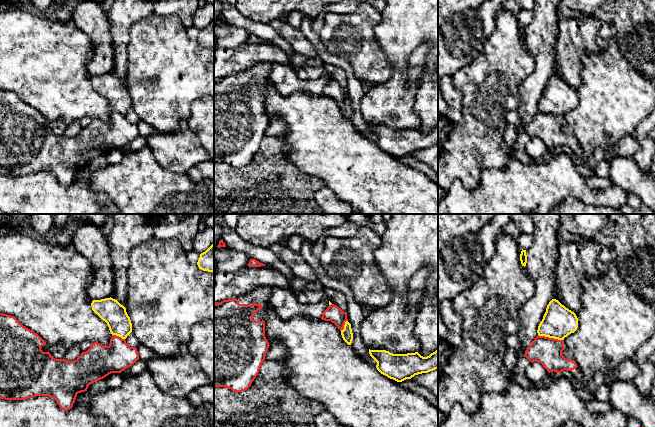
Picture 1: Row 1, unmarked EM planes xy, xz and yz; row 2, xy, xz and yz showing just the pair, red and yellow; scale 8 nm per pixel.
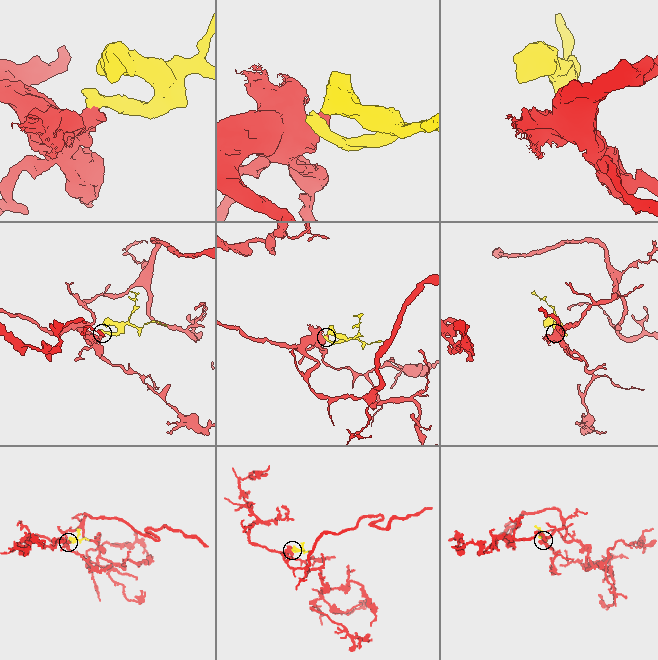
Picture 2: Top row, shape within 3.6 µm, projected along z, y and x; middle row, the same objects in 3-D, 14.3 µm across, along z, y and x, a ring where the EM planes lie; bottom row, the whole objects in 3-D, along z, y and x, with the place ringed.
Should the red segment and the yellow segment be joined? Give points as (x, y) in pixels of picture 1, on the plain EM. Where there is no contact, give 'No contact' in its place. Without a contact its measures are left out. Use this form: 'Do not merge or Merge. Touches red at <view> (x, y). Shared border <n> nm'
Do not merge. Touches red at yz (550, 114). Shared border 200 nm

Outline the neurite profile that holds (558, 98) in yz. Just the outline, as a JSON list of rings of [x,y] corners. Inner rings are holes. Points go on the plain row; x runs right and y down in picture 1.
[[[552,75],[547,81],[546,88],[538,102],[539,112],[564,116],[578,104],[578,94],[574,88]]]

